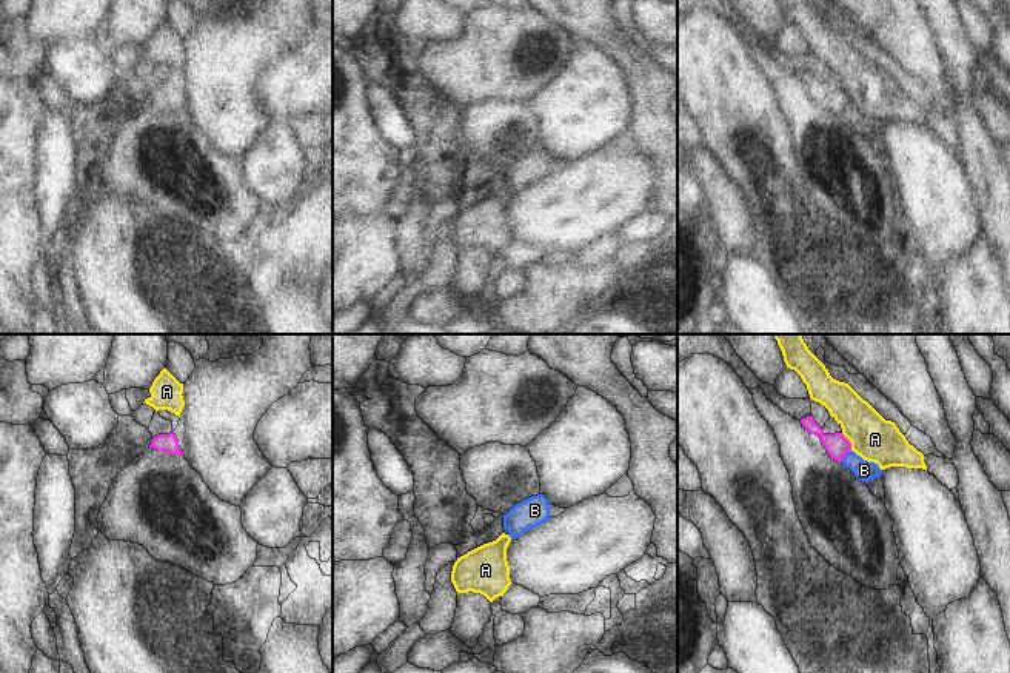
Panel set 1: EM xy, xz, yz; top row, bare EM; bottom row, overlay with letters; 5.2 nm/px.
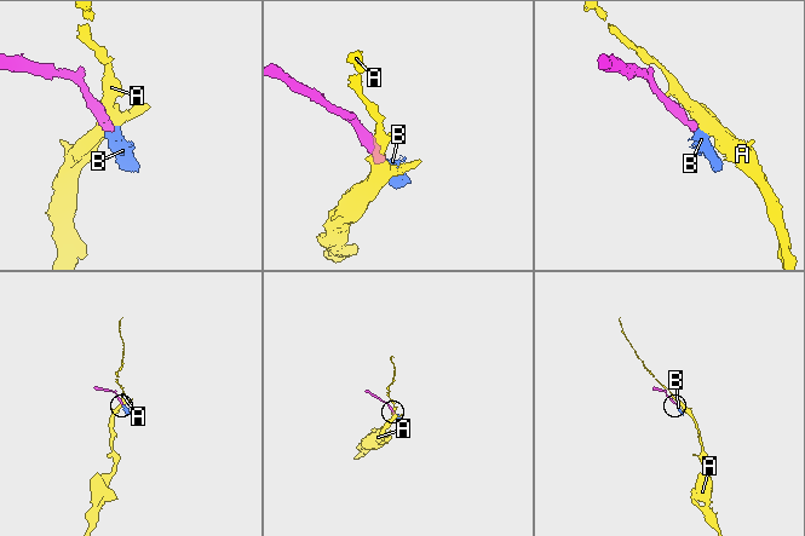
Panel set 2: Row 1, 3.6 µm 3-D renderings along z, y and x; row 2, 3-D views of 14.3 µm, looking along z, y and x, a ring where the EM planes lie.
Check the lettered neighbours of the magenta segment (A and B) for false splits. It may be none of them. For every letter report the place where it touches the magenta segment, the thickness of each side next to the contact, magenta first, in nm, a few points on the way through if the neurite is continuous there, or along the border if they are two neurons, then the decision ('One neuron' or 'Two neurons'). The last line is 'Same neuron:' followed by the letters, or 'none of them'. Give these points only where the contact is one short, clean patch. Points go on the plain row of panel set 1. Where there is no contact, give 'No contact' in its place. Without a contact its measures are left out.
A: Touches magenta at yz (850, 97). Thickness 120 nm (magenta) against 240 nm. Boundary: yz (841, 88), (850, 97), (852, 105). Two neurons
B: Touches magenta at yz (844, 111). Thickness 120 nm (magenta) against 100 nm. Path across: yz (838, 100), (844, 111), (864, 125). One neuron
Same neuron: B.

